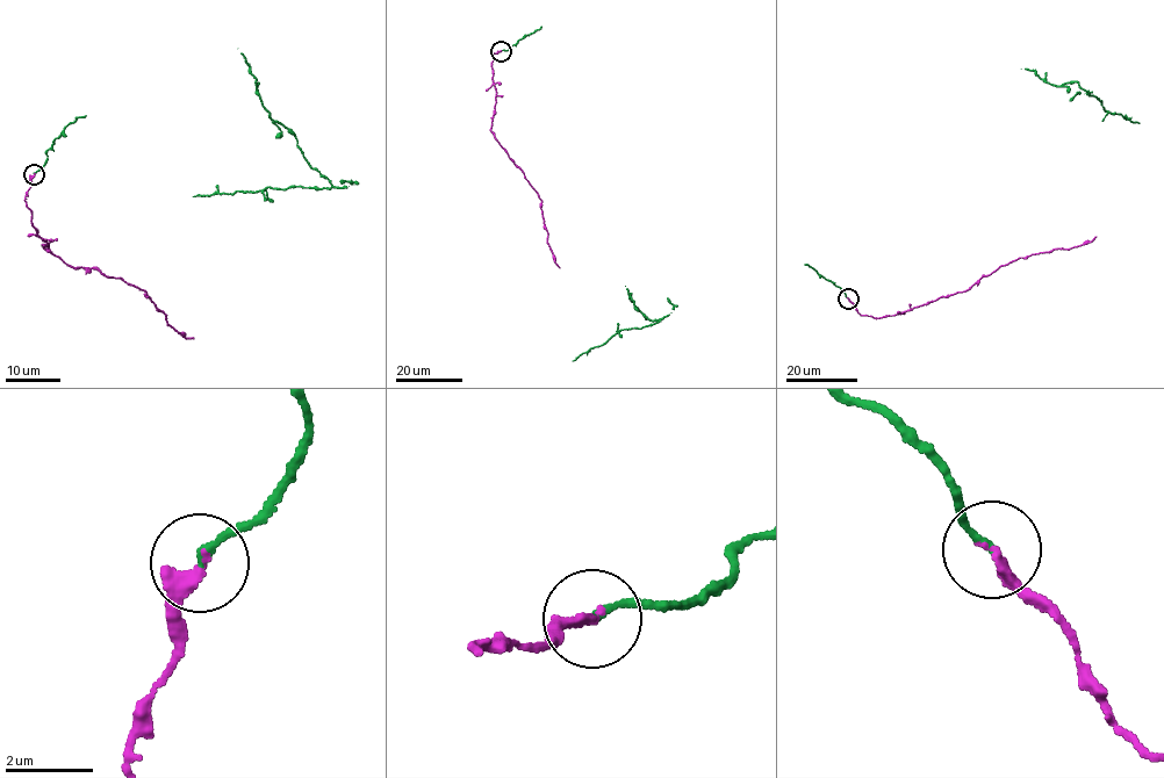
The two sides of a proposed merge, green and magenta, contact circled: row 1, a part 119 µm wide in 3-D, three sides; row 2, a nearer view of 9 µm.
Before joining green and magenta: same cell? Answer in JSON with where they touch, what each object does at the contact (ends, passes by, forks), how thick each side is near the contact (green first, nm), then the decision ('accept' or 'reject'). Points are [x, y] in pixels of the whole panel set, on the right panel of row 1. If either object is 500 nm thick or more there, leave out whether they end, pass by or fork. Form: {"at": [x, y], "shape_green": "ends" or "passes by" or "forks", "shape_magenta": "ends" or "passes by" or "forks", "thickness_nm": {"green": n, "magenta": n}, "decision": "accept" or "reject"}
{"at": [848, 299], "shape_green": "ends", "shape_magenta": "ends", "thickness_nm": {"green": 160, "magenta": 300}, "decision": "accept"}

